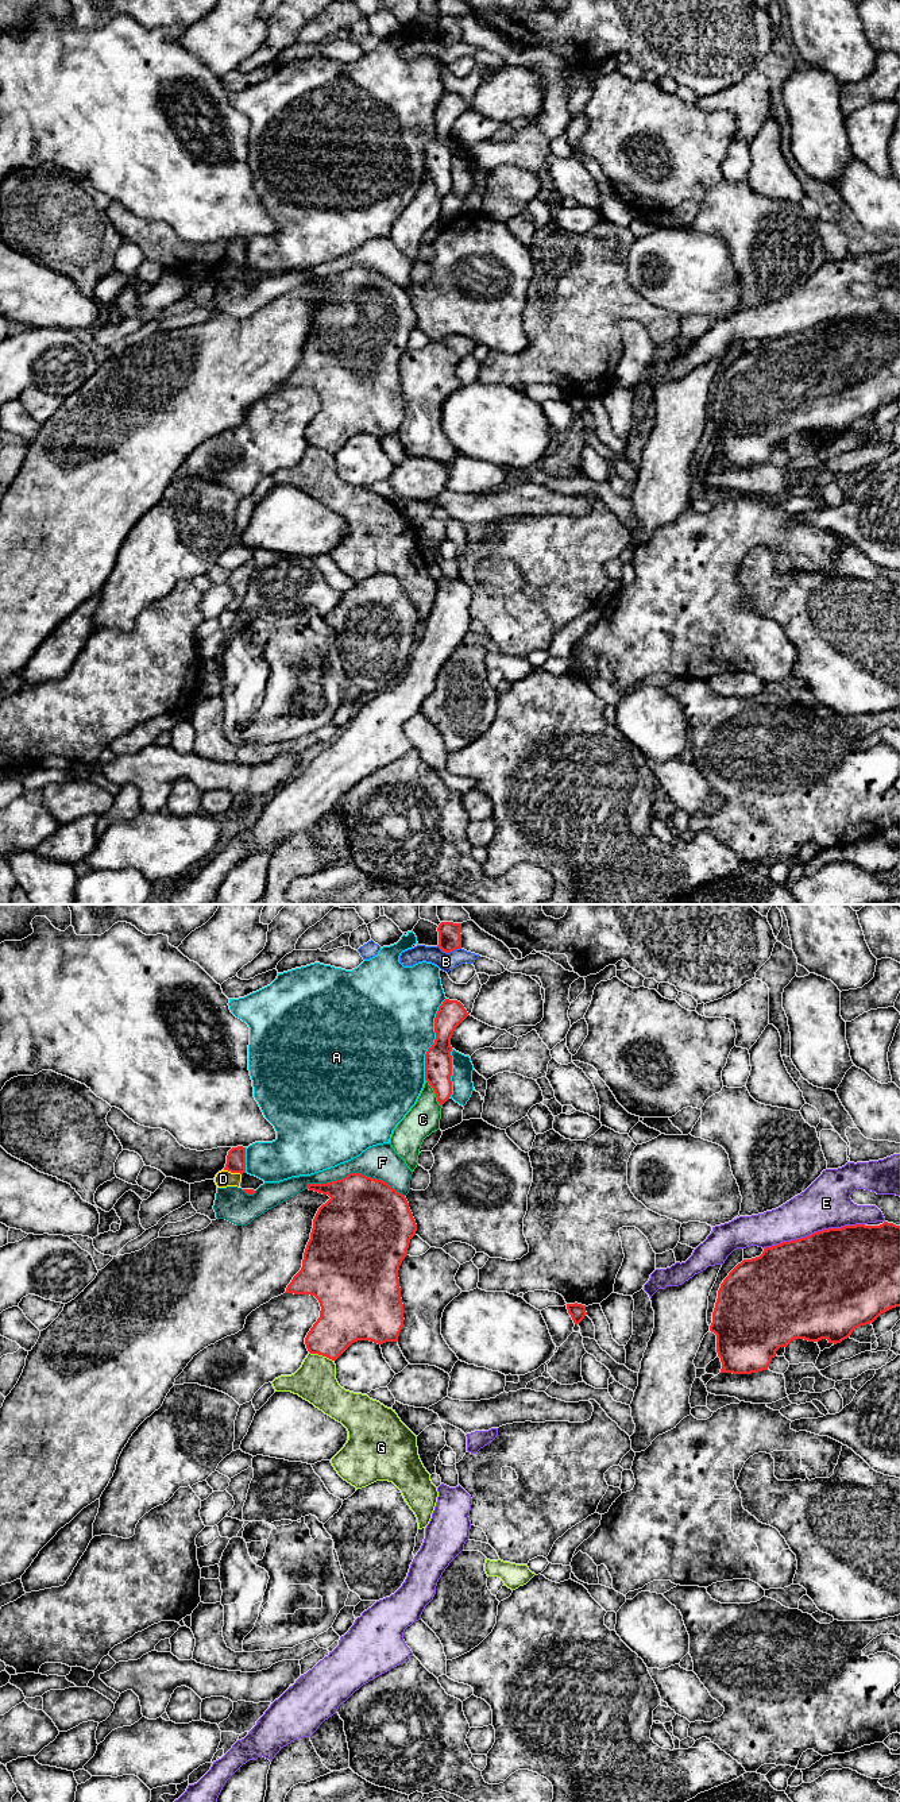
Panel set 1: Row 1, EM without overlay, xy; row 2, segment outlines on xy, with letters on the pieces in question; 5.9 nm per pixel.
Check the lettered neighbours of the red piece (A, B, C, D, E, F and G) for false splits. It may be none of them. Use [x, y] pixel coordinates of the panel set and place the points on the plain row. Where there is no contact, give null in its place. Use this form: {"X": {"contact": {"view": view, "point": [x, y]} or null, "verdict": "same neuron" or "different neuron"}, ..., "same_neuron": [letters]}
{"A": {"contact": {"view": "xy", "point": [436, 131]}, "verdict": "different neuron"}, "B": {"contact": {"view": "xy", "point": [450, 45]}, "verdict": "different neuron"}, "C": {"contact": {"view": "xy", "point": [435, 185]}, "verdict": "different neuron"}, "D": {"contact": {"view": "xy", "point": [232, 265]}, "verdict": "different neuron"}, "E": {"contact": {"view": "xy", "point": [814, 325]}, "verdict": "different neuron"}, "F": {"contact": {"view": "xy", "point": [355, 266]}, "verdict": "different neuron"}, "G": {"contact": {"view": "xy", "point": [321, 447]}, "verdict": "different neuron"}, "same_neuron": []}

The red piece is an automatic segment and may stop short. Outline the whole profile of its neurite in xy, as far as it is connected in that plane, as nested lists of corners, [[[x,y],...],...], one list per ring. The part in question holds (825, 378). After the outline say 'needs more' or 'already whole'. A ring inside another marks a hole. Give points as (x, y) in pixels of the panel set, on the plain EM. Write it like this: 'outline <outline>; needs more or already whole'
outline [[[888,315],[880,319],[845,319],[822,323],[806,331],[766,340],[760,350],[743,352],[738,356],[721,377],[710,424],[716,428],[716,445],[722,455],[721,466],[752,467],[768,463],[770,454],[776,449],[776,444],[780,440],[787,440],[795,432],[808,435],[827,432],[828,436],[837,437],[847,432],[855,421],[873,416],[881,406],[896,400],[900,400],[900,319]]]; already whole

